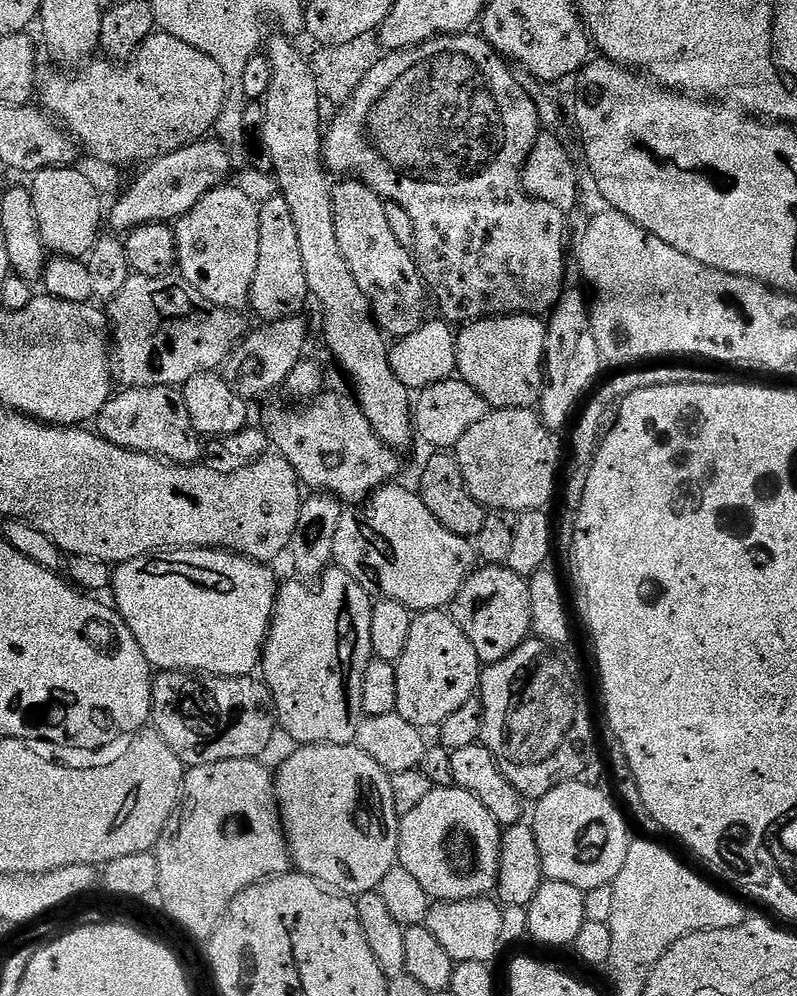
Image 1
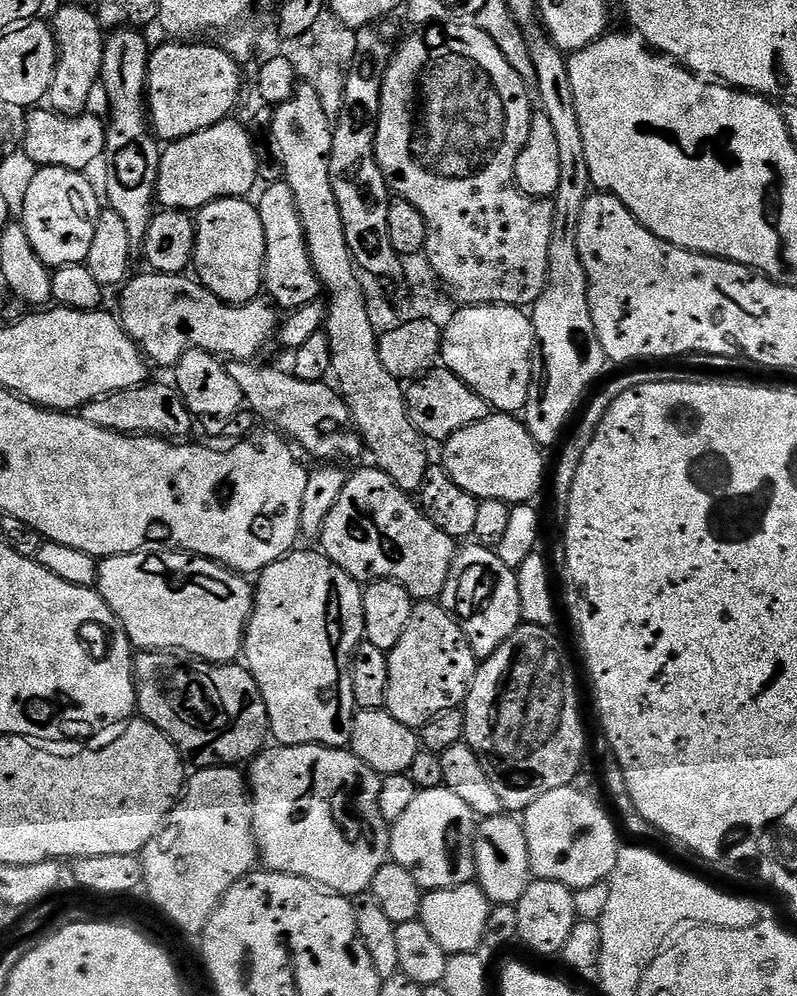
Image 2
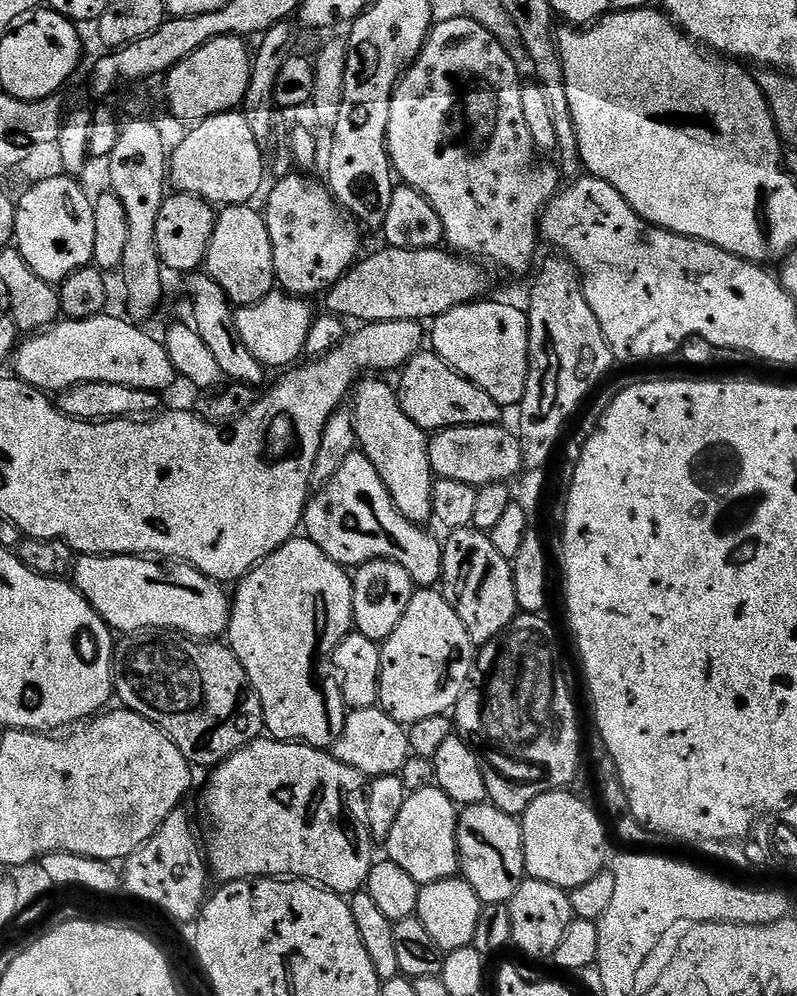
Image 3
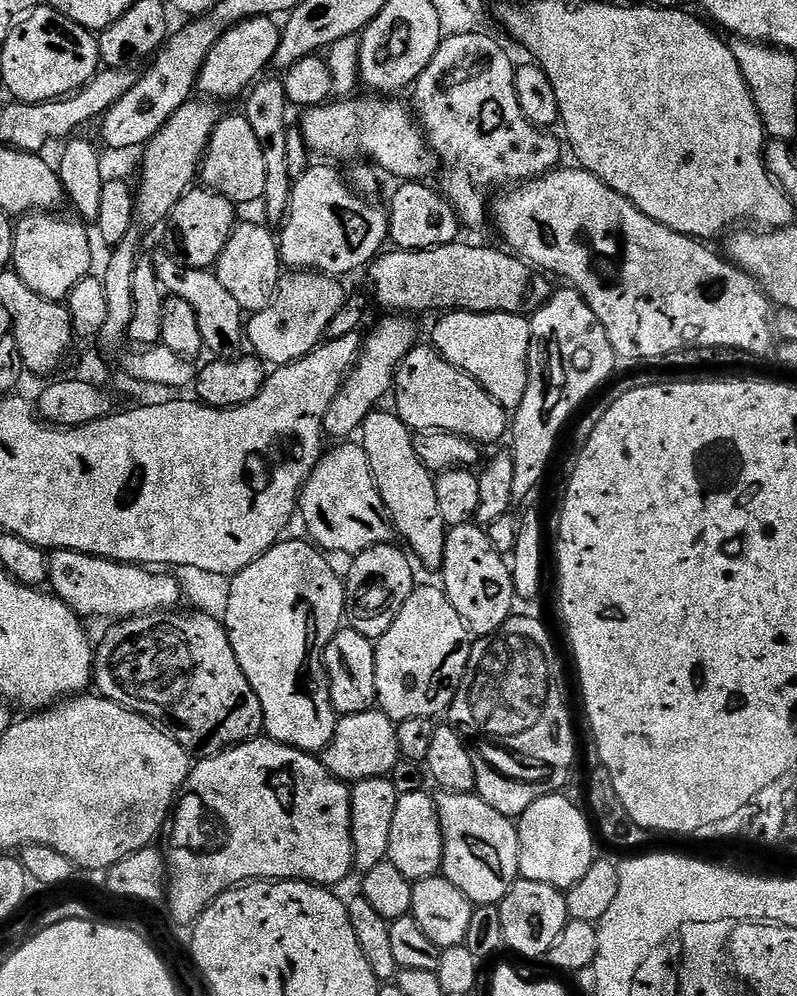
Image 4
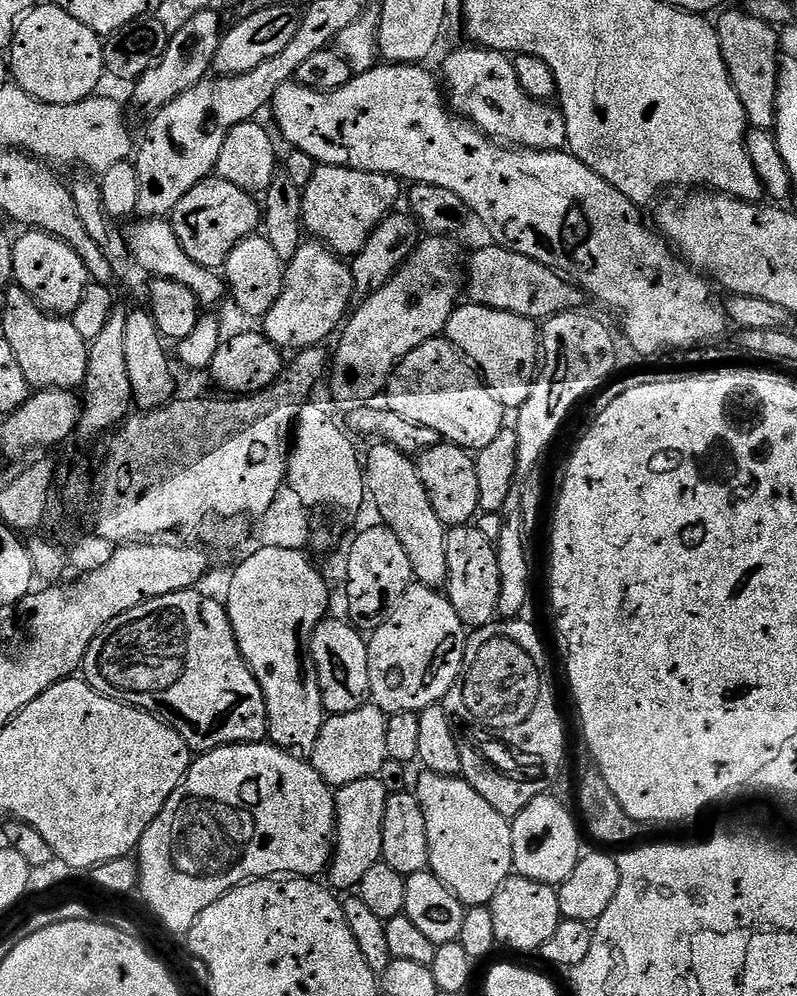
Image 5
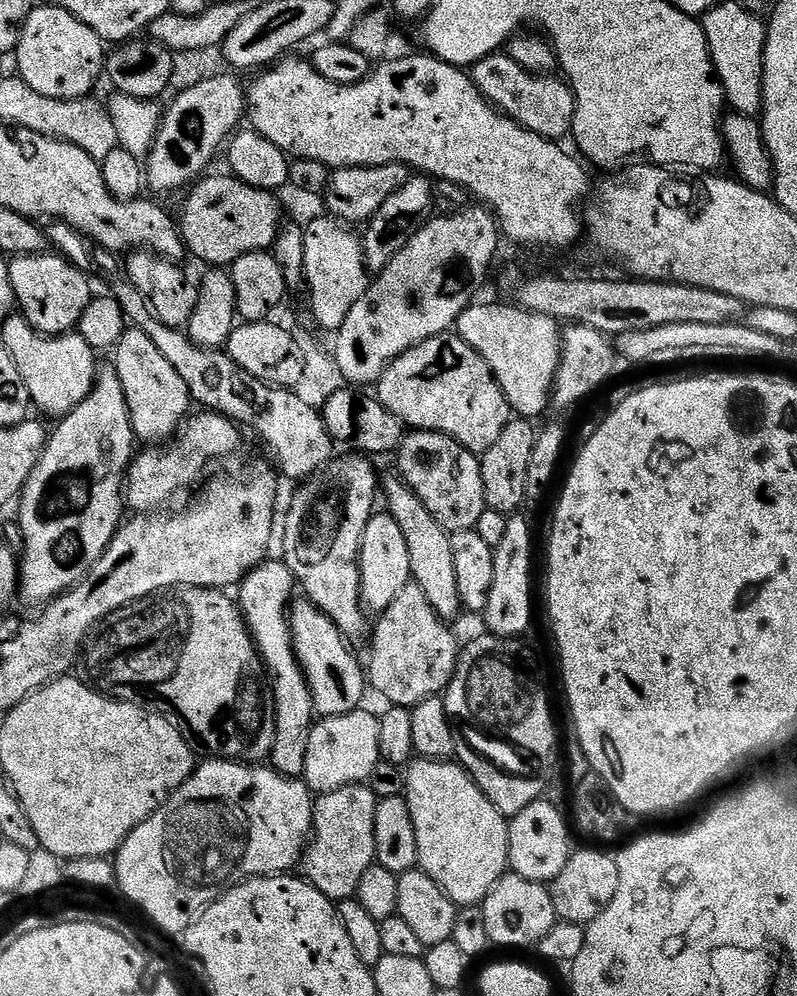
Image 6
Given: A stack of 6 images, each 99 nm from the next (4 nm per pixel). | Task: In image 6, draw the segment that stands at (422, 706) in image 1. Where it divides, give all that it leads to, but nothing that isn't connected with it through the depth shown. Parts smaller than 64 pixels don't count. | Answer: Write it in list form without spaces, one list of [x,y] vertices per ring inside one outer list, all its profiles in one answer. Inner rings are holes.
[[[409,582],[403,590],[398,593],[398,598],[390,602],[387,610],[379,613],[380,625],[372,636],[372,657],[366,660],[366,680],[380,696],[385,696],[392,706],[411,709],[421,704],[423,700],[429,700],[431,696],[440,696],[452,681],[456,672],[456,661],[458,659],[458,644],[456,648],[456,636],[451,632],[449,625],[441,620],[434,606],[426,598],[422,586],[415,582]]]

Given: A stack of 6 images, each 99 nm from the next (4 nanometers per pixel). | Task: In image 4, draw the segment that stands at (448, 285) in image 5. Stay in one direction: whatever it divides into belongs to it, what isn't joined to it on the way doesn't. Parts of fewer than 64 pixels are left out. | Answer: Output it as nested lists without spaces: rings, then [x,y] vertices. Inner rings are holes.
[[[388,314],[383,317],[372,329],[368,336],[363,337],[360,354],[356,363],[348,372],[344,384],[338,394],[330,402],[330,410],[326,410],[324,419],[324,435],[333,441],[344,442],[355,437],[364,427],[364,419],[377,407],[376,404],[384,395],[391,393],[396,379],[396,370],[406,358],[411,348],[417,347],[415,319],[404,314]]]

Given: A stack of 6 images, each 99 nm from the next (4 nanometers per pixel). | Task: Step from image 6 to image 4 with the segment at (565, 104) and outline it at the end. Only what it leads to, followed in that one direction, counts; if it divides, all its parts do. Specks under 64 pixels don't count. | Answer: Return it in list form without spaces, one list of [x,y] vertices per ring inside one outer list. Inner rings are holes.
[[[460,32],[457,36],[445,35],[441,39],[434,58],[430,58],[430,66],[426,66],[416,79],[414,115],[424,129],[429,148],[445,168],[438,188],[448,197],[461,225],[468,227],[469,224],[476,228],[483,220],[489,219],[490,204],[487,199],[484,201],[480,188],[504,190],[561,167],[559,142],[545,129],[531,124],[526,114],[522,114],[522,106],[518,106],[518,90],[514,90],[515,73],[516,65],[510,62],[501,41],[483,36],[480,32]]]

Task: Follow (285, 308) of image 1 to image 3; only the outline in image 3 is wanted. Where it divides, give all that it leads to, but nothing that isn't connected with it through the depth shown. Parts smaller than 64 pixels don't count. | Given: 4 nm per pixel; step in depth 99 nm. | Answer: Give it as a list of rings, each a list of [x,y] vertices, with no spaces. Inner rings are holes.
[[[299,175],[276,180],[273,188],[267,189],[268,205],[262,208],[262,215],[272,243],[277,285],[285,293],[313,298],[327,293],[357,263],[362,228],[336,203],[323,183],[311,184]]]

